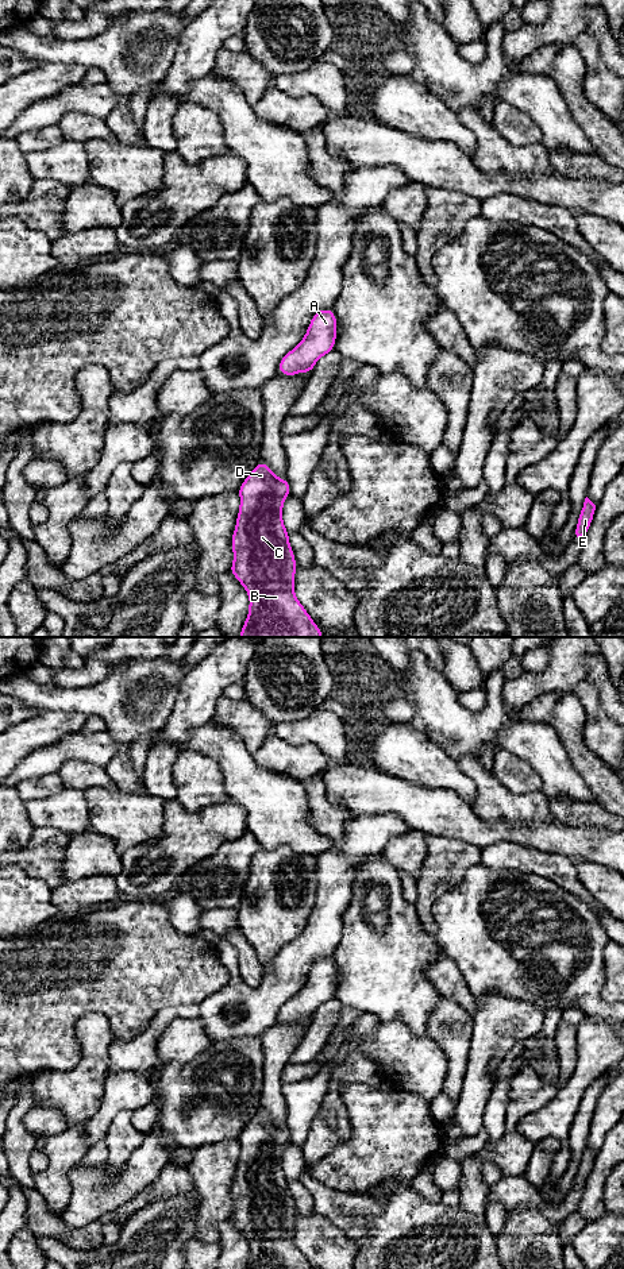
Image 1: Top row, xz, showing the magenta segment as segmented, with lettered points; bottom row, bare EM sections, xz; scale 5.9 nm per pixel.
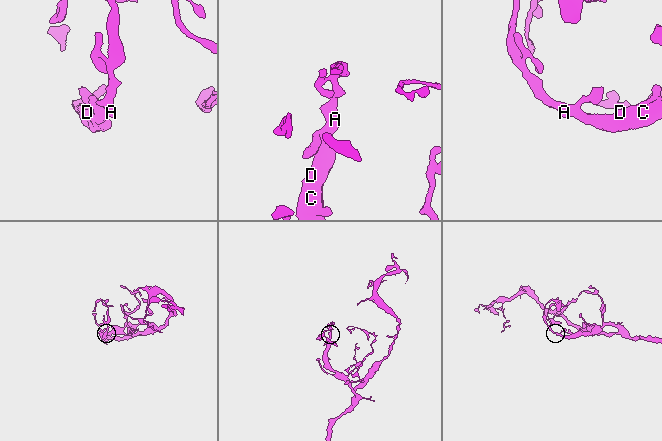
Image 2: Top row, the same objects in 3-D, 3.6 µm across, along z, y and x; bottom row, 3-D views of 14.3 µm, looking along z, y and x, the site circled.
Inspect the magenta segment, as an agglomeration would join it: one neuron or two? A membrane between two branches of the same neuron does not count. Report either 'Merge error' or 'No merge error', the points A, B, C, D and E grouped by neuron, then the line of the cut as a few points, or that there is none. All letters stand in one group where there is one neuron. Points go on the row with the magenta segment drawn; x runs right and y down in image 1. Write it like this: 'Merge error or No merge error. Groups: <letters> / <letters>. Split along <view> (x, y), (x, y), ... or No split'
No merge error. Groups: A B C D E. No split

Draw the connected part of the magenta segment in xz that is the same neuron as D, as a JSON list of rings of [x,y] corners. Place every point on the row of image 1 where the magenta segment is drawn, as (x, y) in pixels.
[[[259,462],[238,489],[240,504],[231,537],[234,562],[230,572],[249,593],[249,616],[239,637],[323,637],[320,628],[294,595],[297,563],[282,521],[288,479],[280,479],[266,462]]]

